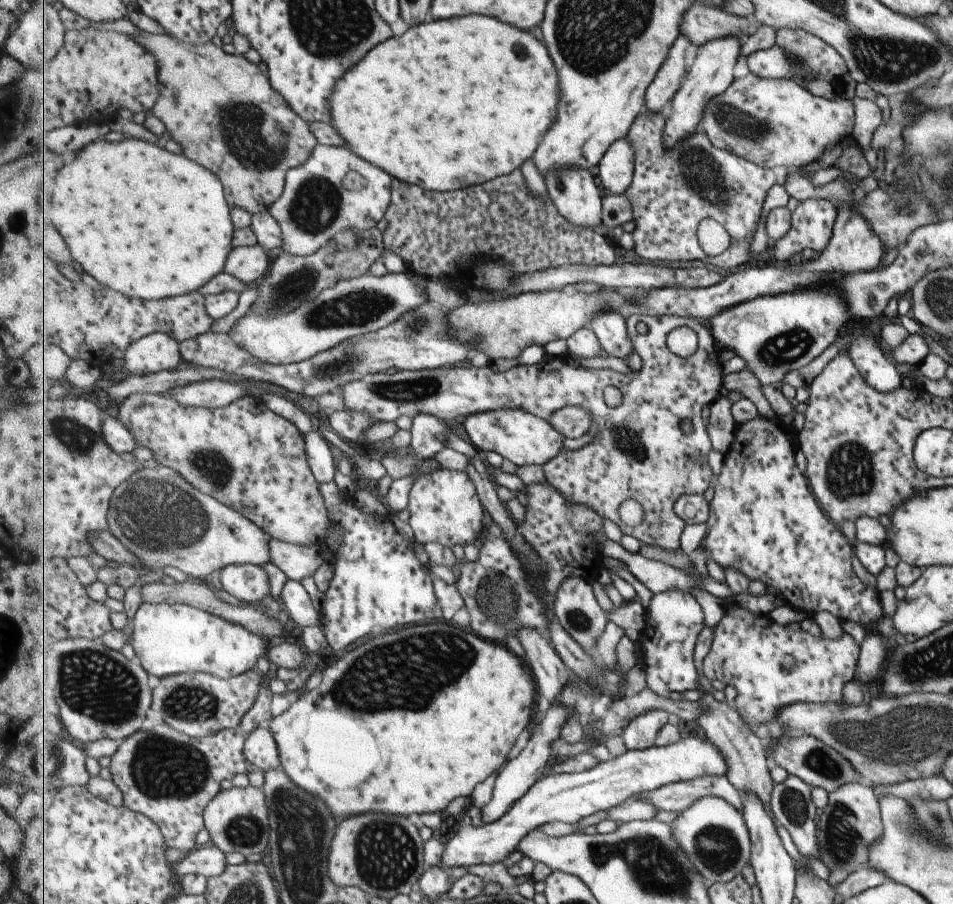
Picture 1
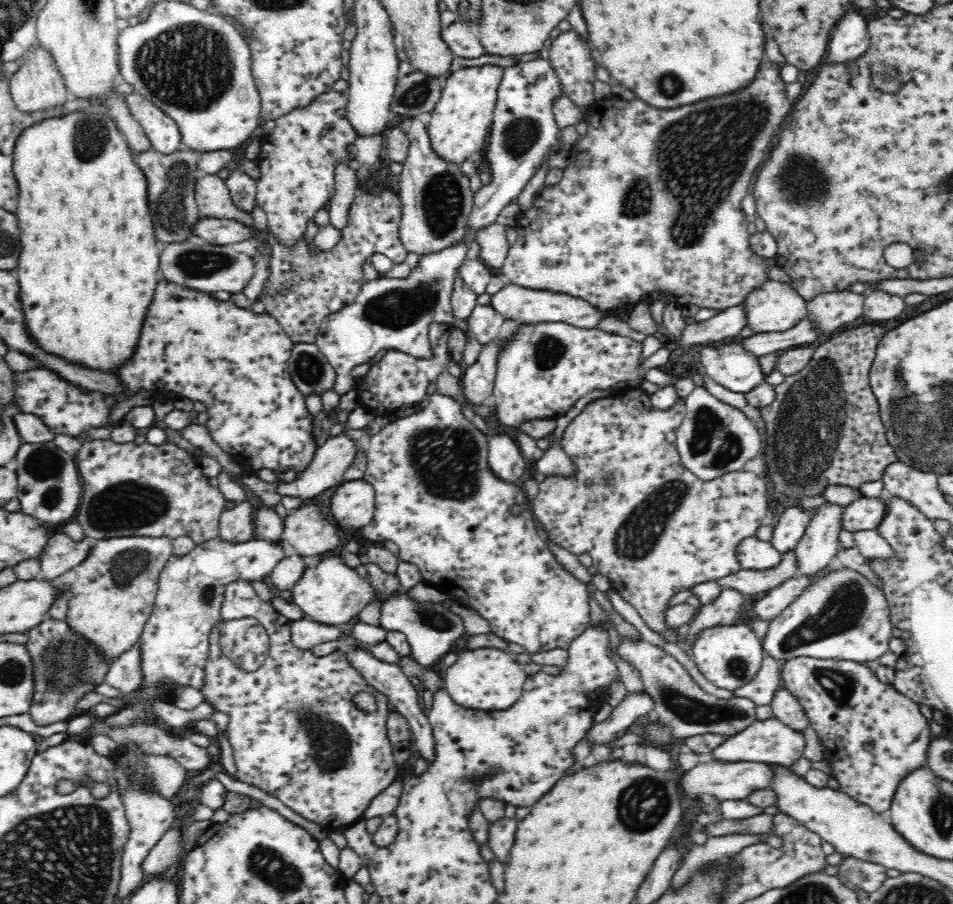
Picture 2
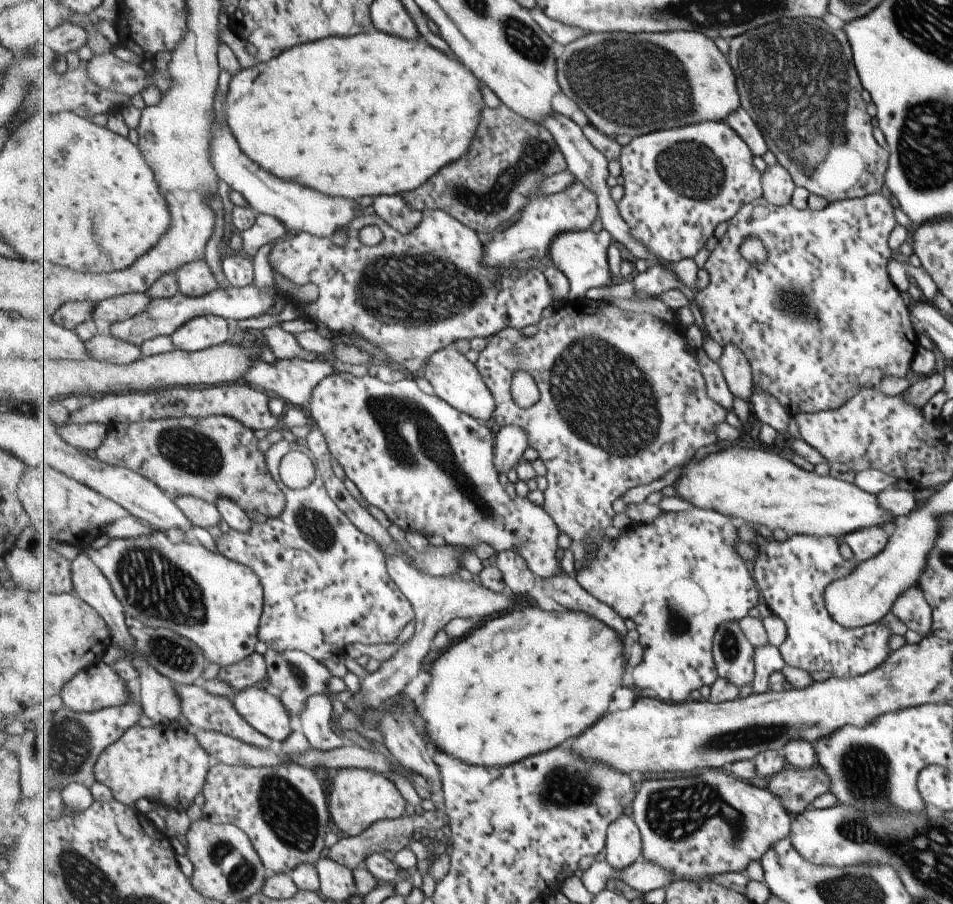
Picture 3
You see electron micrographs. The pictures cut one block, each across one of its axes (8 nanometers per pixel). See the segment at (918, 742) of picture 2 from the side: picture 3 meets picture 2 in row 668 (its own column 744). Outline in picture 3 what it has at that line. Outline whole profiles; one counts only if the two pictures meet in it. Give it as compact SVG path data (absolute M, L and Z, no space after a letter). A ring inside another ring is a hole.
M717 769L691 778L649 780L637 793L632 809L632 818L640 826L644 841L643 855L649 862L671 872L675 881L704 881L727 872L744 872L753 860L761 860L773 844L790 836L794 823L783 801L767 786L743 781Z

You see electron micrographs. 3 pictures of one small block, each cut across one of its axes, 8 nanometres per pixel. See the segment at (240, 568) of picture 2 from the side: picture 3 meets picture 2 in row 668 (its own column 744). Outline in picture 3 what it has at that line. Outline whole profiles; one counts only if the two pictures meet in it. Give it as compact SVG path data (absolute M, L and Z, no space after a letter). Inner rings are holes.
M701 121L638 136L621 148L619 160L625 191L618 202L620 215L635 239L669 263L695 258L721 222L729 223L746 204L764 196L763 173L755 166L752 148L725 121Z

